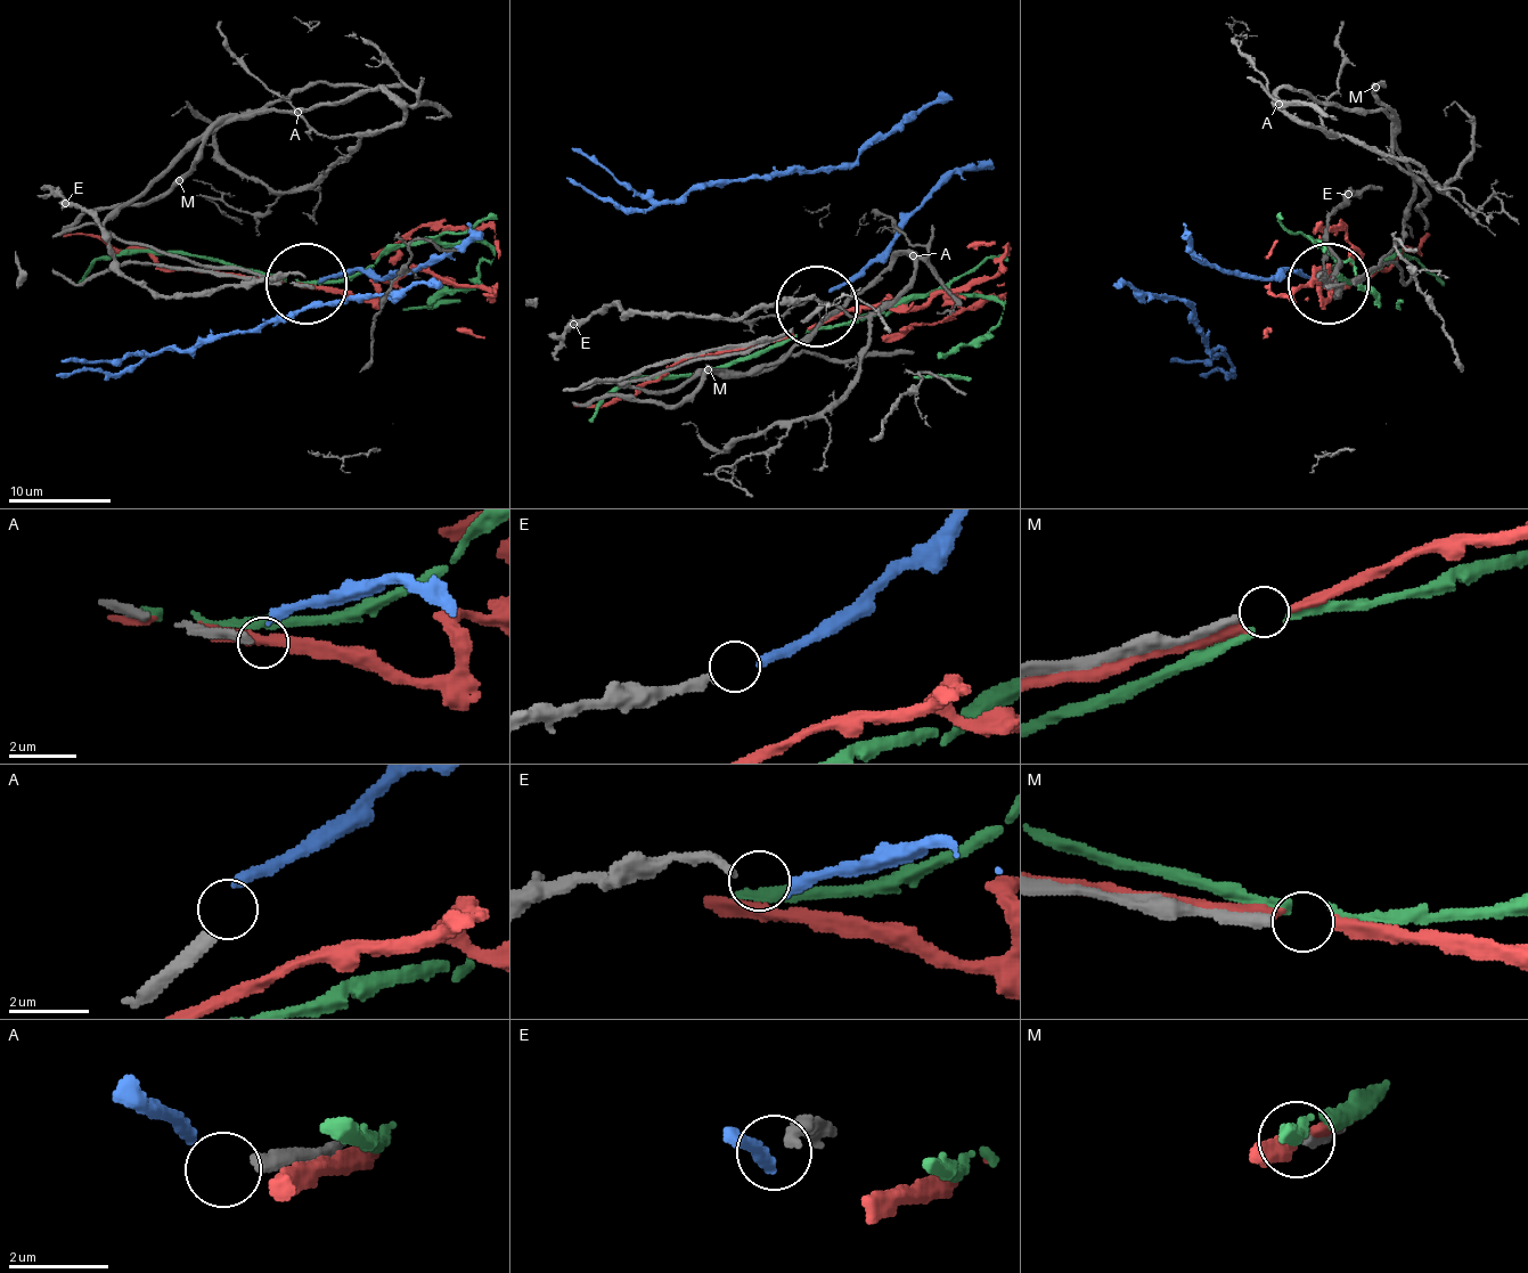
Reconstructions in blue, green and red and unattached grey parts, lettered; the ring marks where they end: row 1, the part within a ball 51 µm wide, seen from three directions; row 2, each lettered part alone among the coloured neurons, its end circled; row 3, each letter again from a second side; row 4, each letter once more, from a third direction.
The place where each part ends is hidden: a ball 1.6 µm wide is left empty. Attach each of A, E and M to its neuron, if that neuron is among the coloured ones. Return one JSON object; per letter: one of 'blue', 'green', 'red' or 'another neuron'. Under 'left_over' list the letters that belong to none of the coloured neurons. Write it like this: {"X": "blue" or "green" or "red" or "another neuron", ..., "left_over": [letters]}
{"A": "another neuron", "E": "blue", "M": "another neuron", "left_over": ["A", "M"]}

